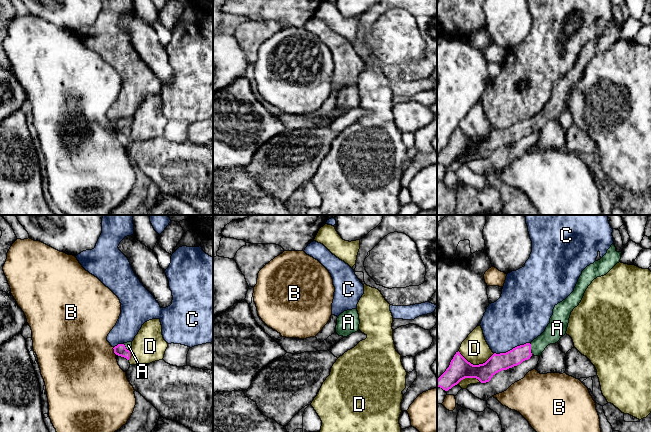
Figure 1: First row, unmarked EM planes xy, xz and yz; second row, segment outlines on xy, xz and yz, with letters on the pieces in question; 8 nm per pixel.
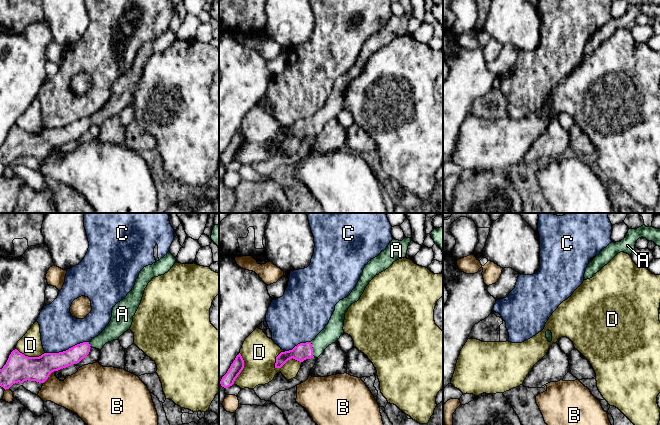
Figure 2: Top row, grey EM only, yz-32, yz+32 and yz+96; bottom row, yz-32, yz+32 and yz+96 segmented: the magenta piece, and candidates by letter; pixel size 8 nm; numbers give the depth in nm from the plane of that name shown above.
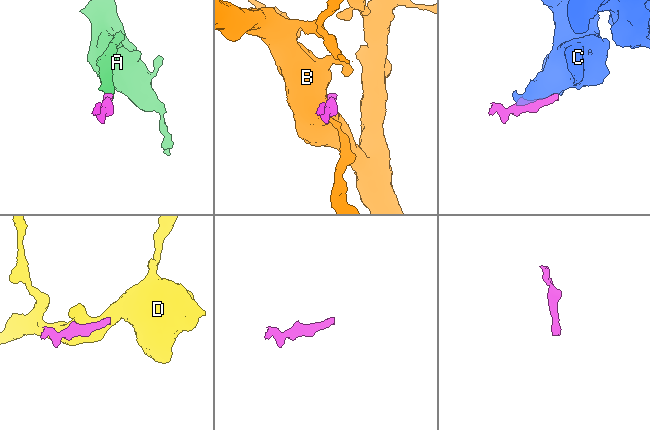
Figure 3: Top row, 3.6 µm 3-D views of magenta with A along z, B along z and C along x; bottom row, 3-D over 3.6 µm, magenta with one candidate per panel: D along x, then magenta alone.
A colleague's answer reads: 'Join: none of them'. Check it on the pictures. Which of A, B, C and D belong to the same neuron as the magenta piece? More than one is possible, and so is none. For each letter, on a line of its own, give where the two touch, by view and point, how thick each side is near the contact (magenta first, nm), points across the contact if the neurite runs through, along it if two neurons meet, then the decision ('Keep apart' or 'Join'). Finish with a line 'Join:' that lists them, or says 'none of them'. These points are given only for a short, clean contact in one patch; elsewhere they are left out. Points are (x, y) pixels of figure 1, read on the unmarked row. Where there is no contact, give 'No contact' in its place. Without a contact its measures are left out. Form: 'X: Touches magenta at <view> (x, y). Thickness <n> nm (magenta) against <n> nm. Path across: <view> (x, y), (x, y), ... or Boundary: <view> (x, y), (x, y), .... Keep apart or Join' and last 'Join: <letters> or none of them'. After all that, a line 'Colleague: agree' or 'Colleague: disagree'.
A: Touches magenta at yz (530, 125). Thickness 140 nm (magenta) against 150 nm. Path across: yz (503, 137), (530, 125), (535, 124), (554, 107). Join
B: Touches magenta at xy (114, 127). Thickness 90 nm (magenta) against 500 nm. Keep apart
C: Touches magenta at yz (512, 125). Thickness 140 nm (magenta) against 420 nm. Keep apart
D: Touches magenta at yz (476, 141). Thickness 170 nm (magenta) against 220 nm. Keep apart
Join: A
Colleague: disagree

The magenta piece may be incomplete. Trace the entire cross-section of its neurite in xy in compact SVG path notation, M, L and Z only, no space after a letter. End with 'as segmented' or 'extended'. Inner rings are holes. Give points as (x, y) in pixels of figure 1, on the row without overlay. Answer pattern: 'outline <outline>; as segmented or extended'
outline M127 118L127 119L123 119L123 120L118 120L113 125L114 125L114 129L116 131L124 133L127 136L129 136L131 124L132 124L132 118Z; extended

